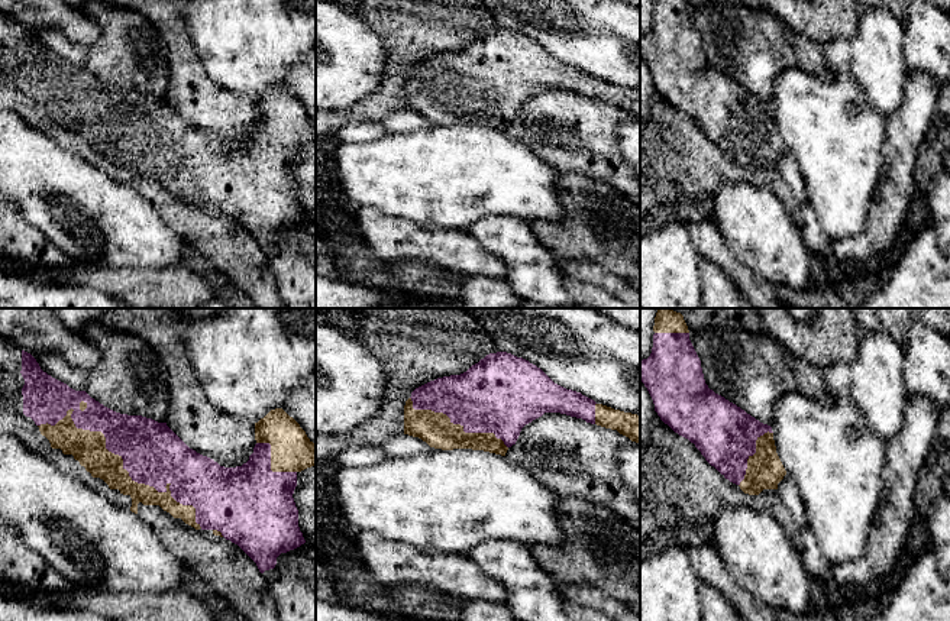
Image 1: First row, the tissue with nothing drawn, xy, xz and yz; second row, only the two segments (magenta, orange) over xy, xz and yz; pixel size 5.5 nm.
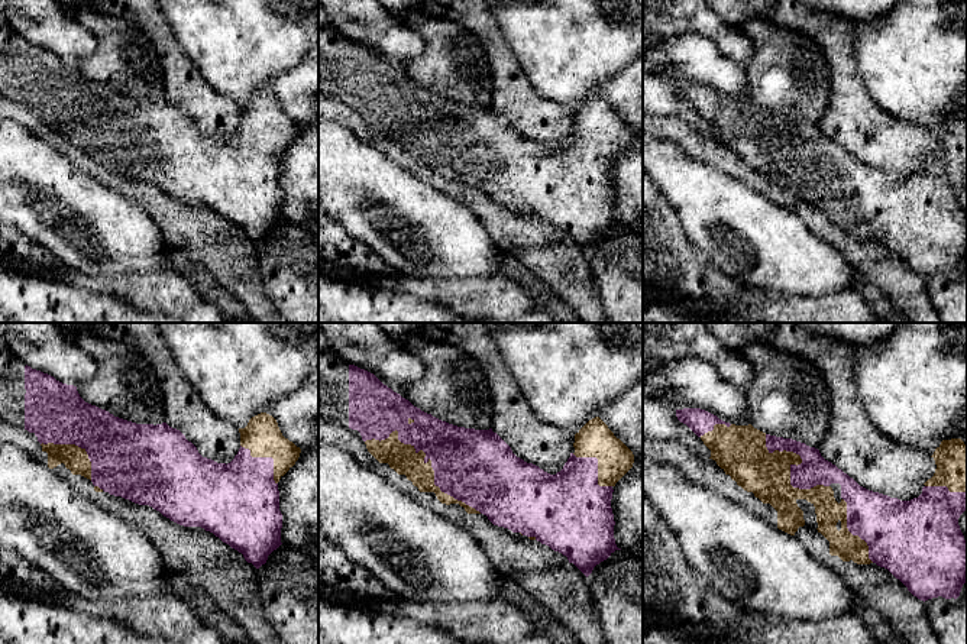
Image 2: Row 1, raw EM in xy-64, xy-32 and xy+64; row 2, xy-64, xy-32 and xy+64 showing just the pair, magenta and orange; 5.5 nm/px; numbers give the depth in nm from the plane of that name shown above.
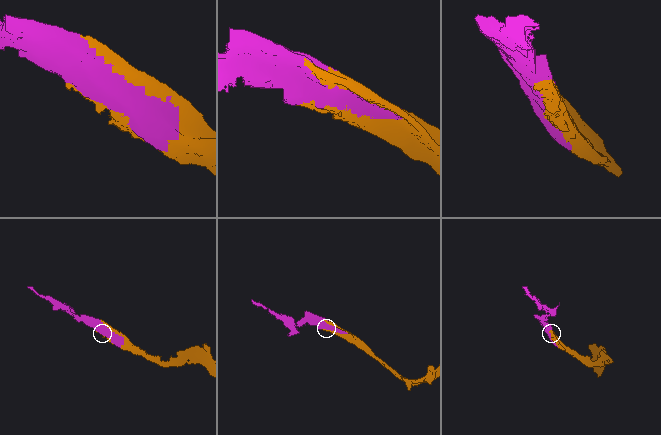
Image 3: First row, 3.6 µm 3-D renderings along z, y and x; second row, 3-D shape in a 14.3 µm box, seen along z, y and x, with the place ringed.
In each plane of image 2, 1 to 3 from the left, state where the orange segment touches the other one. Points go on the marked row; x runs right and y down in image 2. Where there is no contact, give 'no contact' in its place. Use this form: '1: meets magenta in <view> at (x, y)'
1: meets magenta in xy-64 at (77, 445)
2: meets magenta in xy-32 at (426, 462)
3: meets magenta in xy+64 at (794, 465)

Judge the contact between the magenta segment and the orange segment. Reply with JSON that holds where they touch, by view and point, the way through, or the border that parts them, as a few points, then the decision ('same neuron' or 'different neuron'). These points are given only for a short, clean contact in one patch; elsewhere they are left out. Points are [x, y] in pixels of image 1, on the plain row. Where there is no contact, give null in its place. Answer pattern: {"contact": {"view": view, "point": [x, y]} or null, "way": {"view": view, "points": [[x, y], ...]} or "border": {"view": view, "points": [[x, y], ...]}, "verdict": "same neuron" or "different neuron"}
{"contact": {"view": "xy", "point": [122, 133]}, "verdict": "same neuron"}

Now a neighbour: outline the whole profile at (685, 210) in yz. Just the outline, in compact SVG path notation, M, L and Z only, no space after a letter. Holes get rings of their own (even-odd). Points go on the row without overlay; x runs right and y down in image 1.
M679 197L668 204L660 204L646 214L640 220L640 235L673 223L688 226L698 221L715 221L711 197Z

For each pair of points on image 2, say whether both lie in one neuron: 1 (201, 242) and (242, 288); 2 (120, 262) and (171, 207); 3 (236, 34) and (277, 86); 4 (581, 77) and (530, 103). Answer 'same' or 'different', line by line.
1: same
2: different
3: different
4: different

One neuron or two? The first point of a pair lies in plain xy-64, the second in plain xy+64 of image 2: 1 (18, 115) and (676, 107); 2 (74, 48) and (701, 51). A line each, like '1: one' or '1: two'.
1: two
2: two

